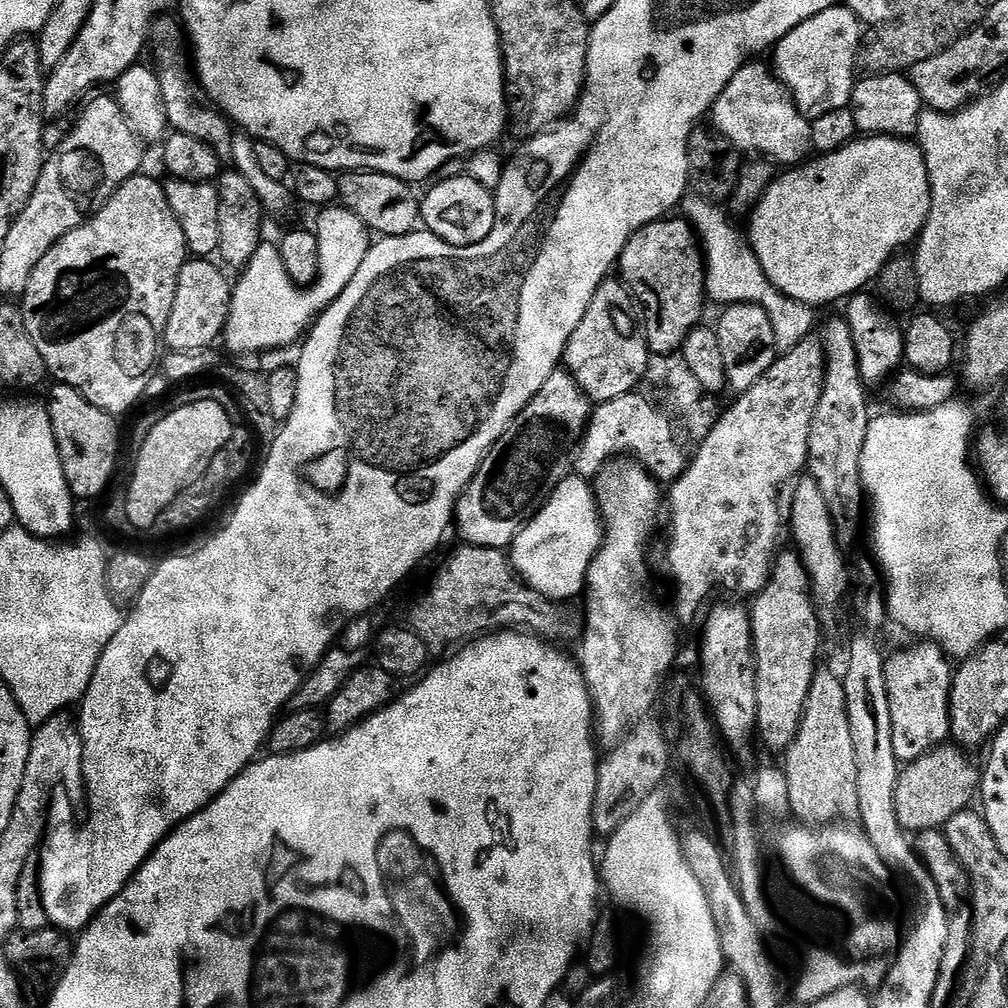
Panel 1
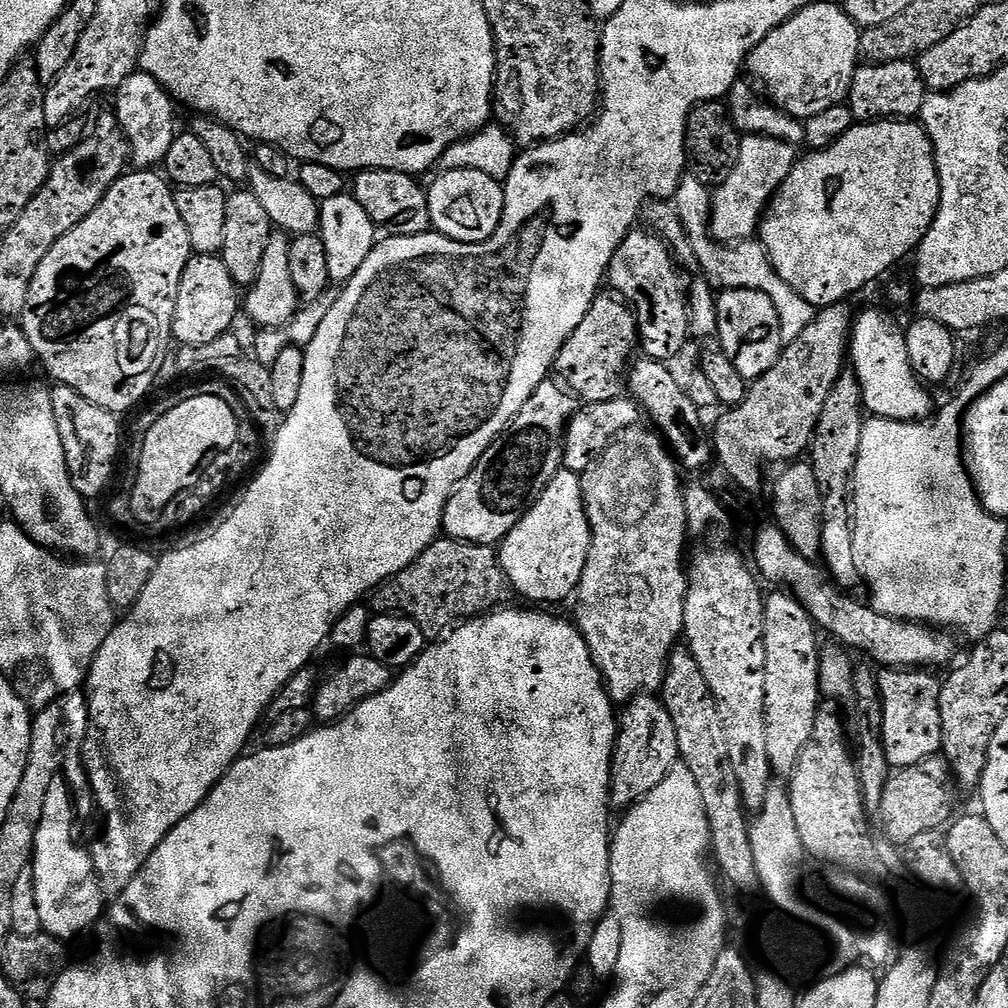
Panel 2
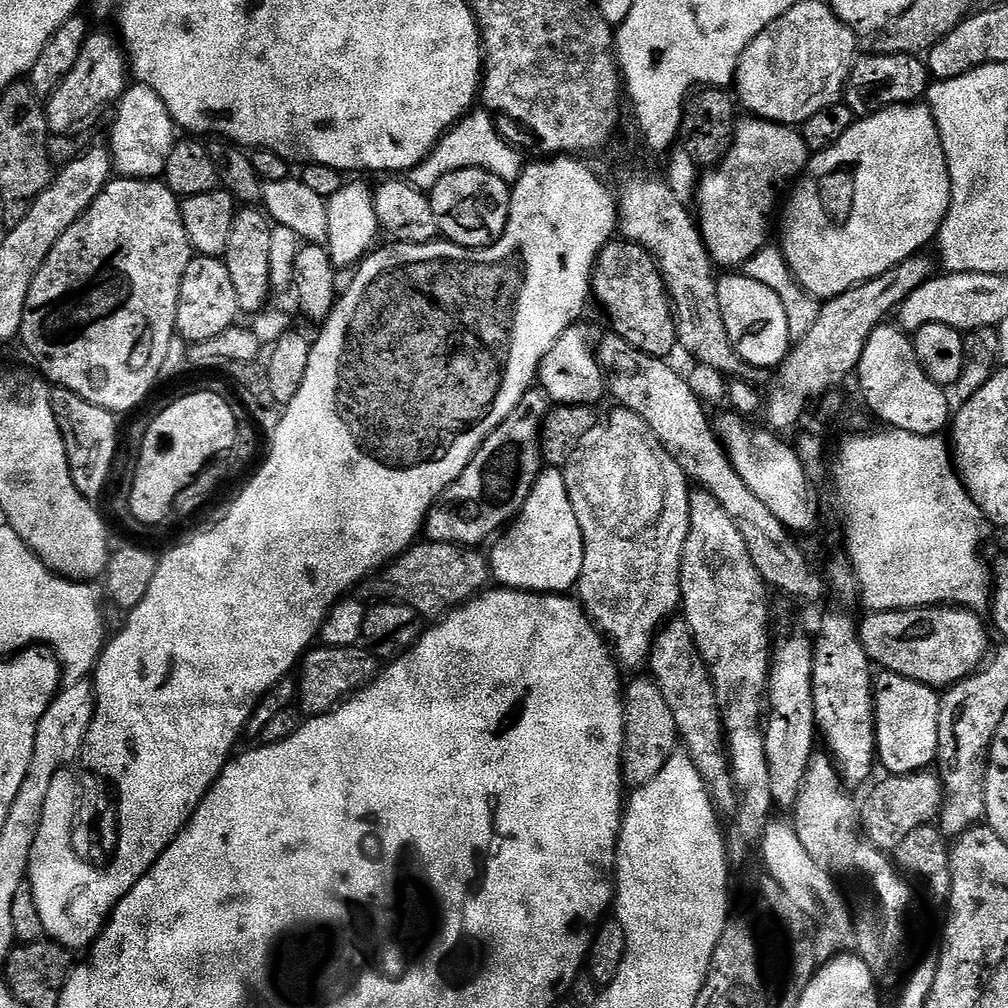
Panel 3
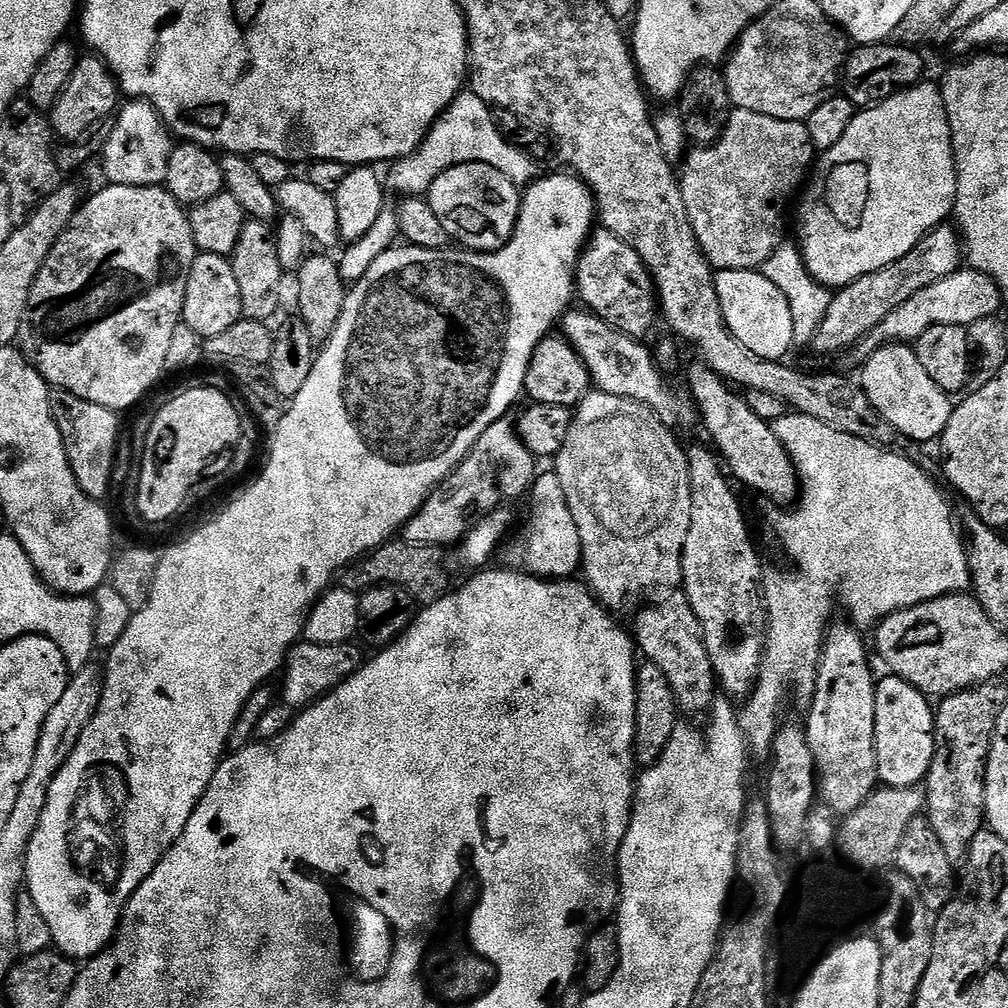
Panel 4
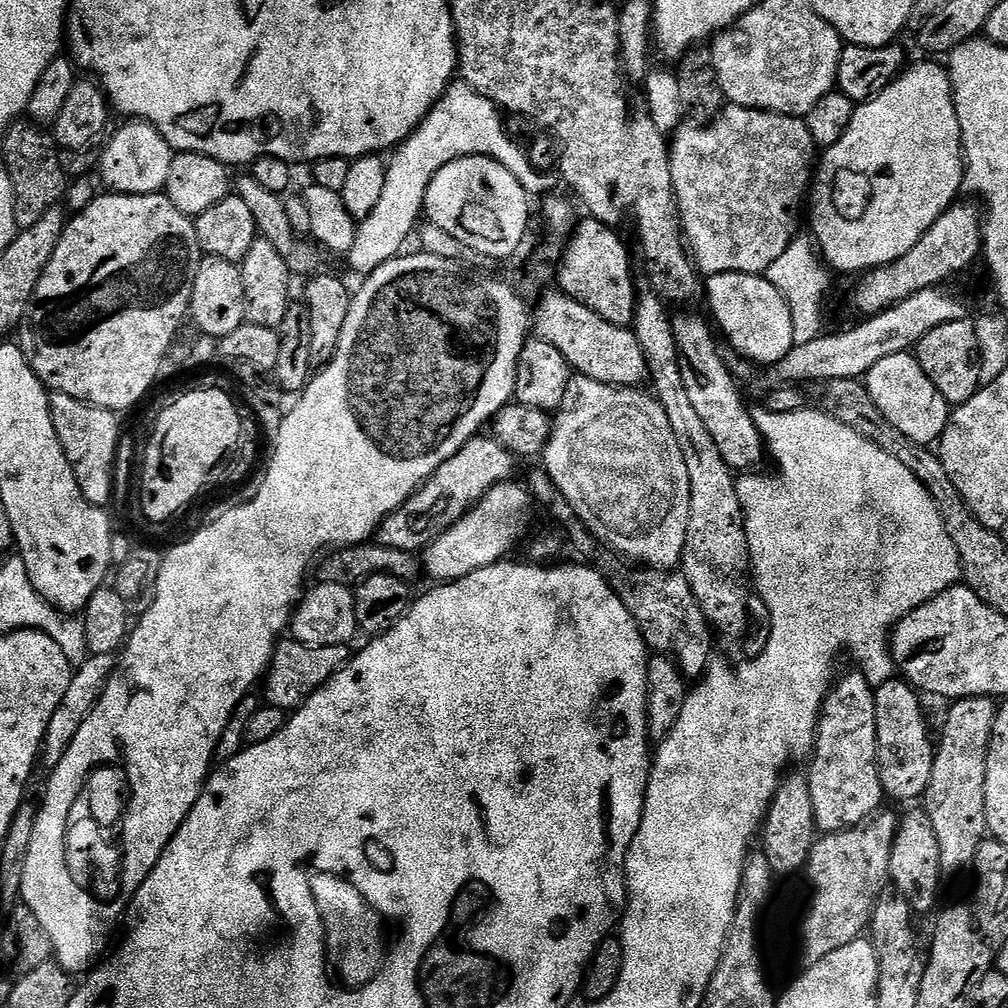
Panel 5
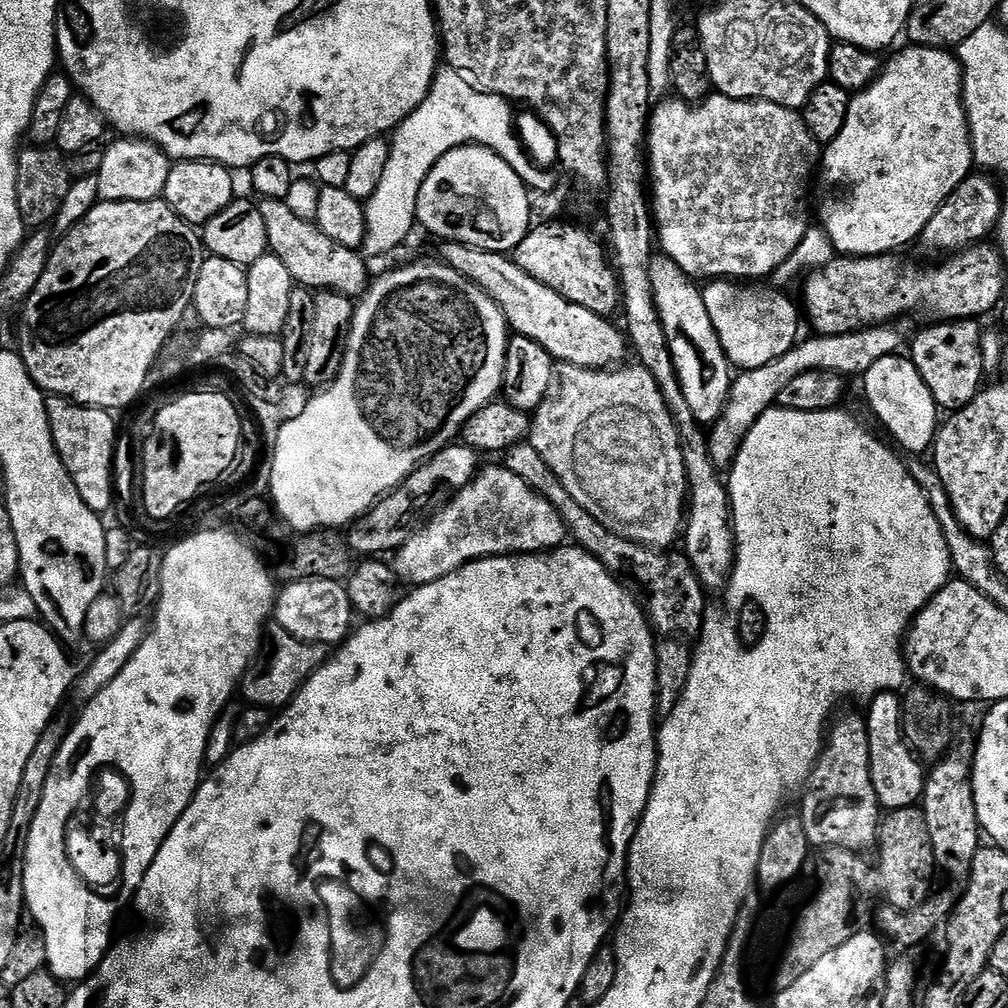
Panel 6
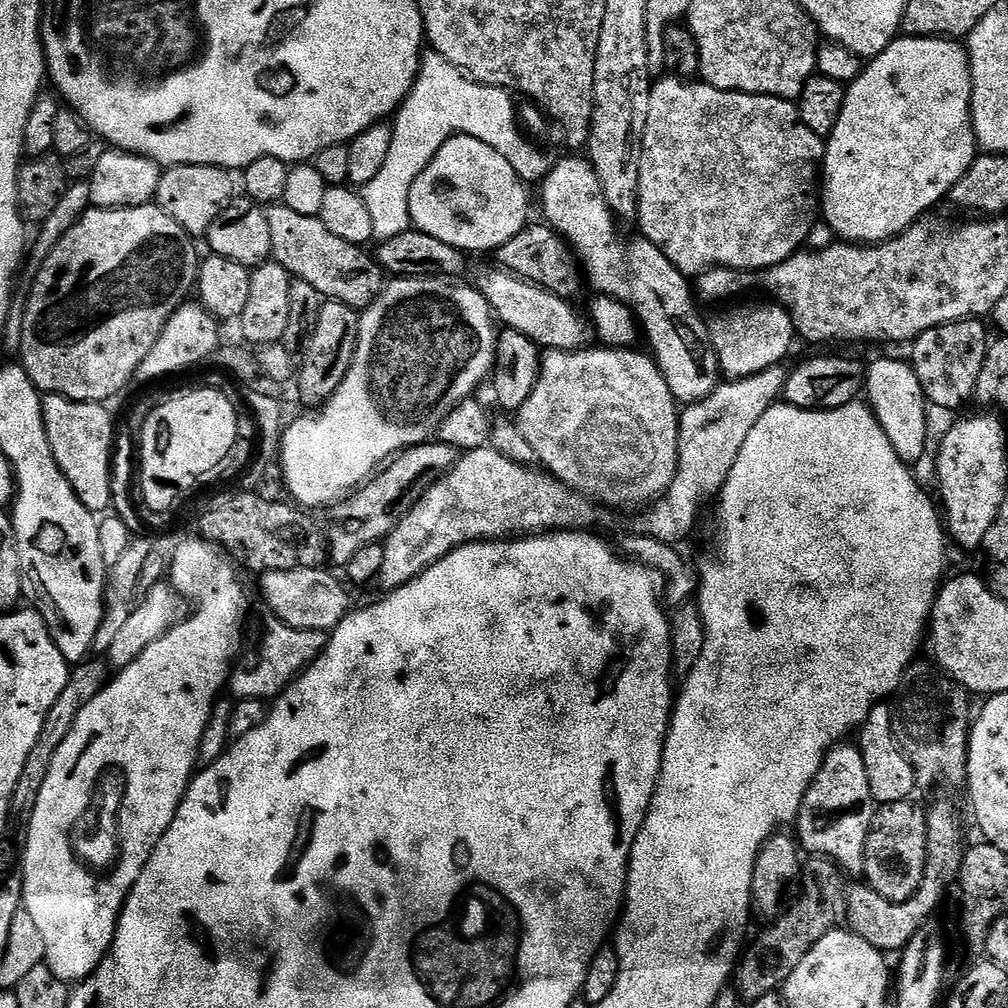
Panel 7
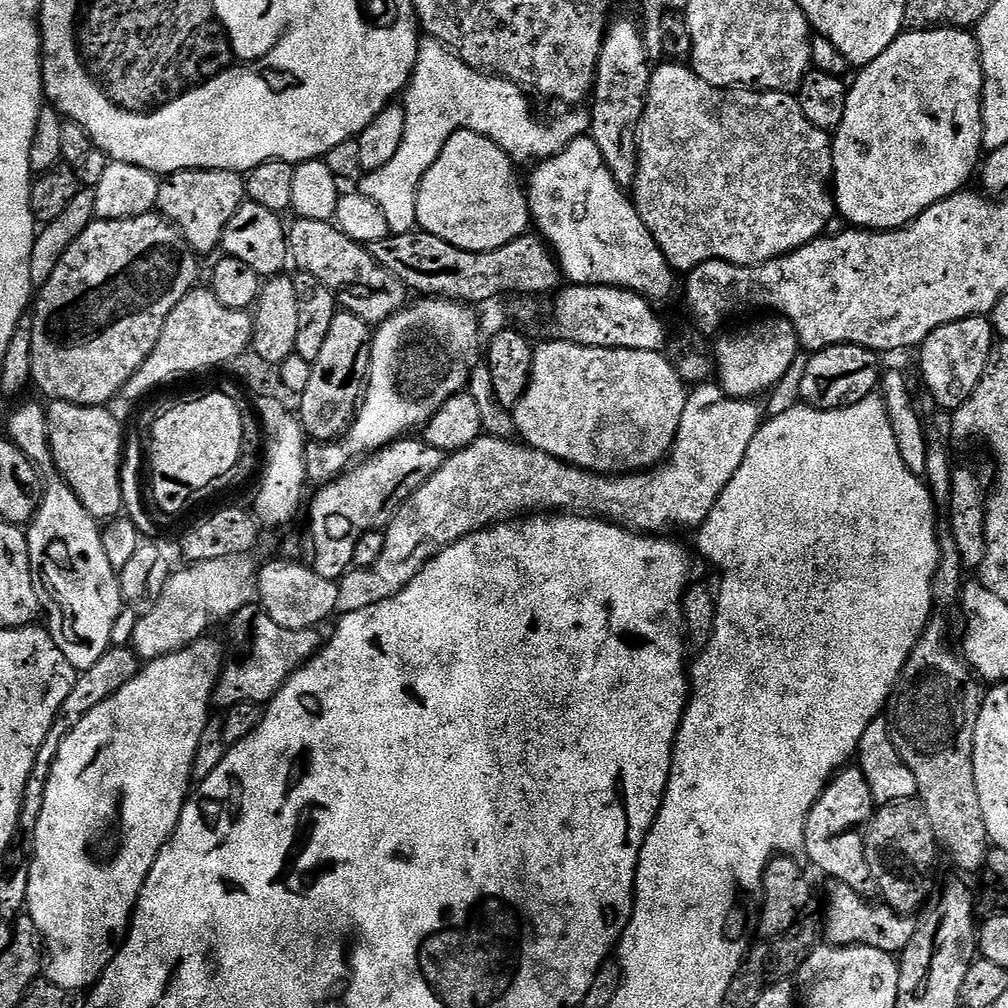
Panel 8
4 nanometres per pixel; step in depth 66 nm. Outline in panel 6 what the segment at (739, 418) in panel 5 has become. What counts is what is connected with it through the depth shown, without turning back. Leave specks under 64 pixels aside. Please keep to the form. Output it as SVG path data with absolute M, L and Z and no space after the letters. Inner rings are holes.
M667 254L653 255L650 262L650 286L654 290L654 302L658 306L666 338L670 342L674 368L678 370L678 380L682 382L686 402L690 402L690 408L694 410L701 425L710 426L720 419L724 405L728 403L734 368L728 363L728 355L722 350L722 342L718 338L718 330L714 330L714 322L710 322L704 293L697 281L687 276Z

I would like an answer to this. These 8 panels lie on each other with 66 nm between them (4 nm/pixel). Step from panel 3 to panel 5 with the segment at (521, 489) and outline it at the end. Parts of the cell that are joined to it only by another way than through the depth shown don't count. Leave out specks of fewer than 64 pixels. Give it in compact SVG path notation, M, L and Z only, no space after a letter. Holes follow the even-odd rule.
M481 434L466 442L454 458L442 462L438 470L398 510L381 522L378 543L413 554L432 544L454 526L494 486L507 484L516 472L517 457L495 438Z

